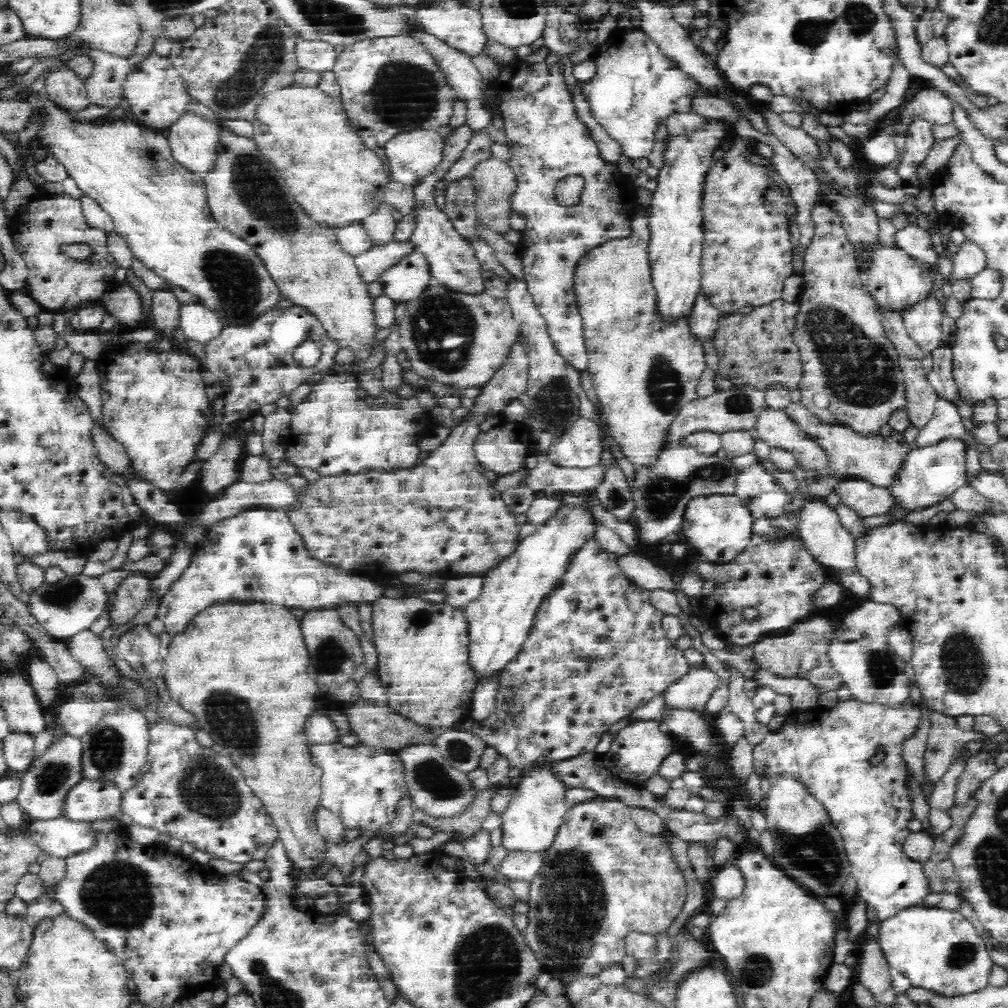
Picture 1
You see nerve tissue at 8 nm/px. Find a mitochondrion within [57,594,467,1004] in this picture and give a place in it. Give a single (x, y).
(117, 894)

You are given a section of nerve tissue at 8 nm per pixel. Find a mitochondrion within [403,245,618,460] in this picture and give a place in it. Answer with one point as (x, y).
(440, 312)

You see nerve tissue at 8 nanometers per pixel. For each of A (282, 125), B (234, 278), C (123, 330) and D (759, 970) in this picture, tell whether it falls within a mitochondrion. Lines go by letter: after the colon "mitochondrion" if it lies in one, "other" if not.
A: other
B: mitochondrion
C: other
D: mitochondrion

